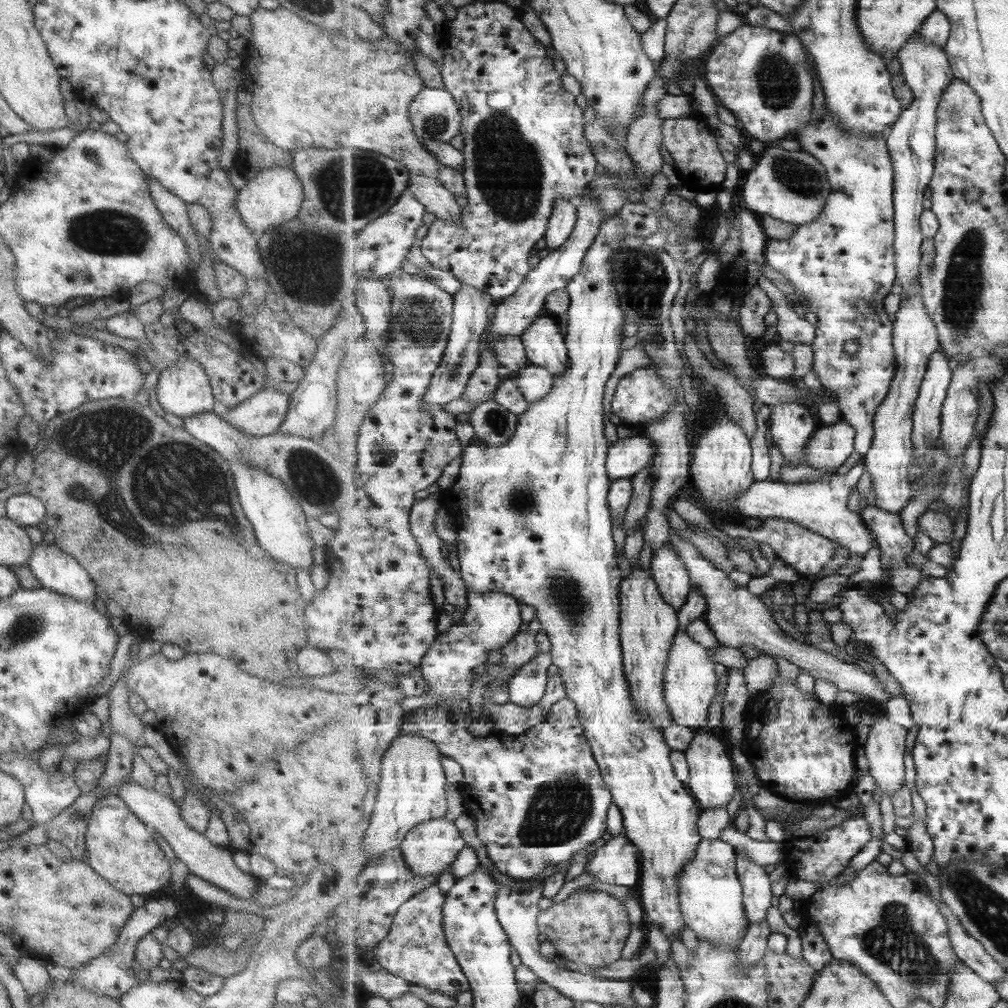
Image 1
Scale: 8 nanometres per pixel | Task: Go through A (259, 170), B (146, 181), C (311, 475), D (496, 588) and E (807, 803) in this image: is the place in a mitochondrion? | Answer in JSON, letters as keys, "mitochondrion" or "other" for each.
{"A":"other","B":"other","C":"mitochondrion","D":"other","E":"other"}

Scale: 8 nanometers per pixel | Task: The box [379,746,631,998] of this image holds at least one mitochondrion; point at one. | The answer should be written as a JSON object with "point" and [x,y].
{"point":[560,808]}

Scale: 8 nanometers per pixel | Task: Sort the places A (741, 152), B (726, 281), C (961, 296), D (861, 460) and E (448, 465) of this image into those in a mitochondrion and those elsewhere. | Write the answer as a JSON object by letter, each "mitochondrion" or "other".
{"A":"other","B":"other","C":"mitochondrion","D":"other","E":"other"}

